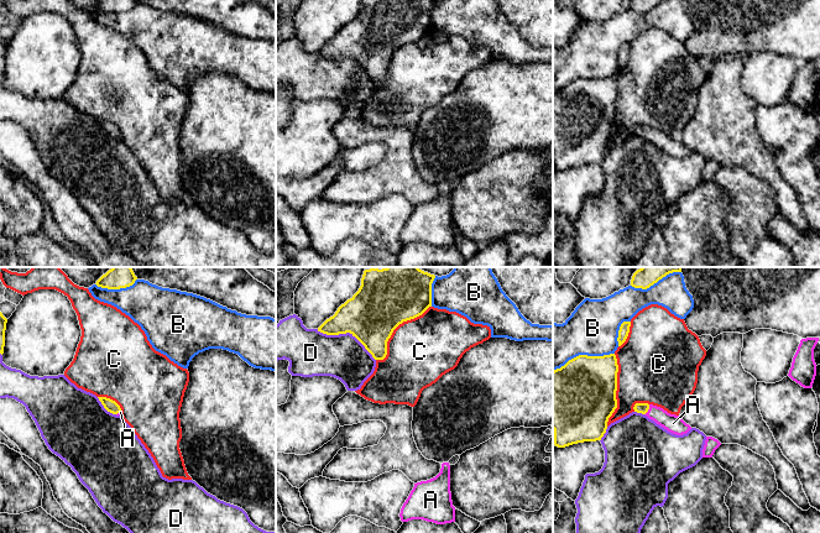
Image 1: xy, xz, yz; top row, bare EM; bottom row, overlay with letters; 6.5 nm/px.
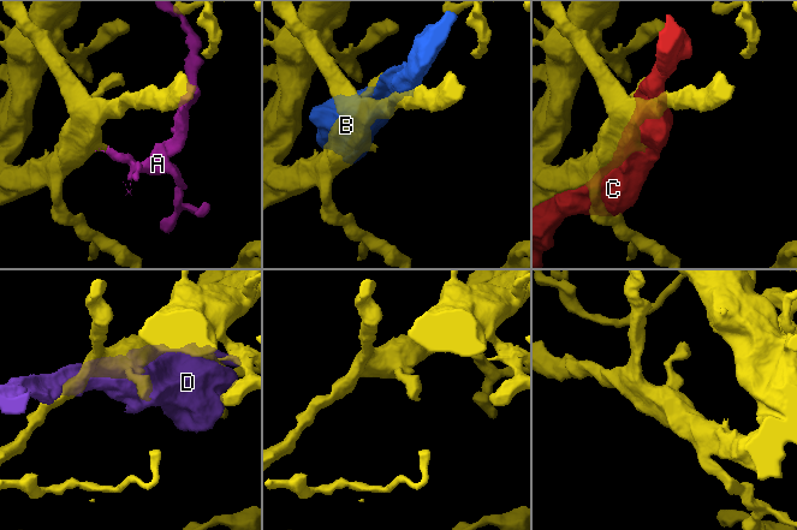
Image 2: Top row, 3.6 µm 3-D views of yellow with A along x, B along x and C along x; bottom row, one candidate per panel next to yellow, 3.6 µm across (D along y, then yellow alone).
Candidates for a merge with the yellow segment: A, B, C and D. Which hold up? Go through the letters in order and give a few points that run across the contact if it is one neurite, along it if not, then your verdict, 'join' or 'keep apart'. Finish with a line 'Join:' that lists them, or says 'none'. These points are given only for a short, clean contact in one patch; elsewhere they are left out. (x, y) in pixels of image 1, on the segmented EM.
A: yz (642, 408), (648, 408), (673, 423) | join
B: keep apart
C: keep apart
D: keep apart
Join: A

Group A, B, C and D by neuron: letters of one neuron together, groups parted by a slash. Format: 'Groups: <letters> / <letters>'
Groups: A / B / C / D

